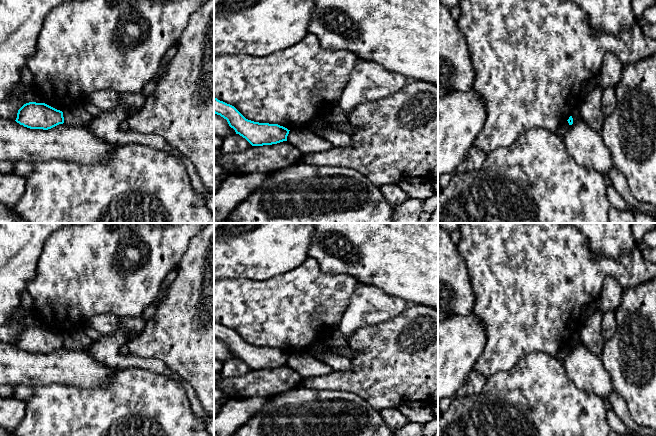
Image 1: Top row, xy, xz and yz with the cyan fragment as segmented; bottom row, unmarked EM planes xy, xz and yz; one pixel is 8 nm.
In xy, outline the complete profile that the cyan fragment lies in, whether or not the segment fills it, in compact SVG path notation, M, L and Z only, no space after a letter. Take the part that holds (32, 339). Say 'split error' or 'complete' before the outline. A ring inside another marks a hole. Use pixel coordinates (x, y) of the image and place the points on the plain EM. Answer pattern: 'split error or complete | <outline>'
complete | M29 326L18 334L15 345L30 353L48 354L63 348L64 341L62 335L45 327Z

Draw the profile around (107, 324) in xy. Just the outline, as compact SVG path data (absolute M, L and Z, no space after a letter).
M100 314L90 318L84 325L85 328L92 328L103 337L111 336L123 329L120 316L113 314Z

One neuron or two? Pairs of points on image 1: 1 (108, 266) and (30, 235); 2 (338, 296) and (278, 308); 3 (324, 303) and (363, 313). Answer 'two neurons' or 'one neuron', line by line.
1: two neurons
2: one neuron
3: two neurons

